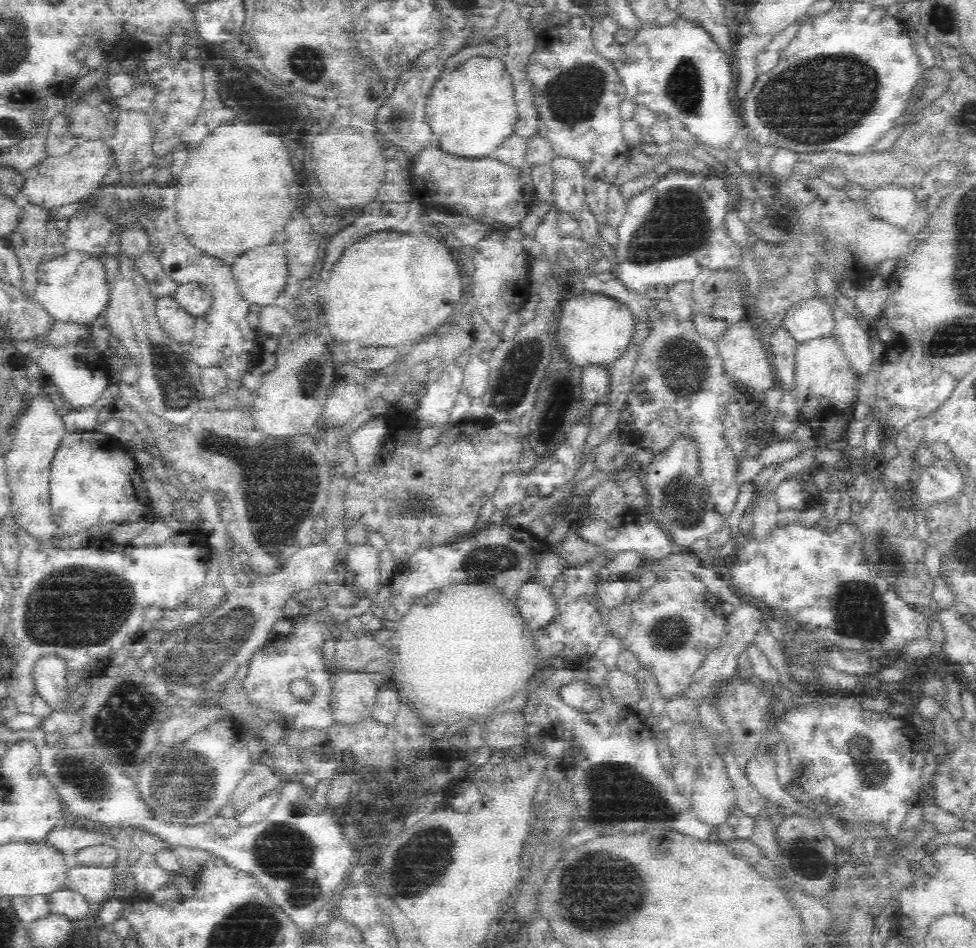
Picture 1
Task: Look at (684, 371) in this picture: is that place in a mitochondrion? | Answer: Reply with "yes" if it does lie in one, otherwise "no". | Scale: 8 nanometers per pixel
yes

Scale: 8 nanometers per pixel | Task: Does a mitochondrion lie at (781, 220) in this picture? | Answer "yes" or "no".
no

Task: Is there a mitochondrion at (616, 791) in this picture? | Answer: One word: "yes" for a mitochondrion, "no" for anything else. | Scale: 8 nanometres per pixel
yes

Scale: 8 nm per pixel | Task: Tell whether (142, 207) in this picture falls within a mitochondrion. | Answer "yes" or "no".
yes

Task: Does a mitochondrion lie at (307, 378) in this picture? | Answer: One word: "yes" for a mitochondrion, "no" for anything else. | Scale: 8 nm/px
yes

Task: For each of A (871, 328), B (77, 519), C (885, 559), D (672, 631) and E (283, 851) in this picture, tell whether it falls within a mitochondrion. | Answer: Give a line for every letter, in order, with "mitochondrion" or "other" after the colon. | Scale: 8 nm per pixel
A: other
B: other
C: mitochondrion
D: mitochondrion
E: mitochondrion

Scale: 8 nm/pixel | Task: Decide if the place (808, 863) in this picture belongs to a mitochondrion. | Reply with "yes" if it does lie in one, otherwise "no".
yes

